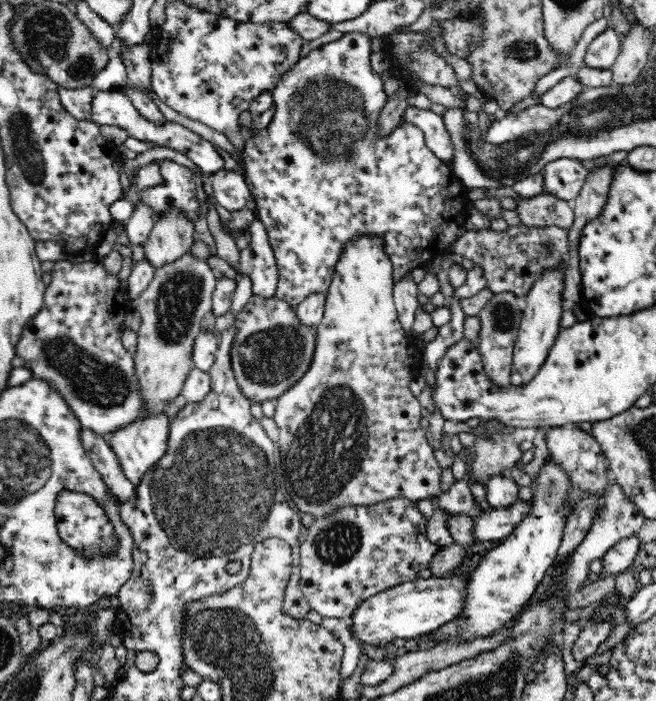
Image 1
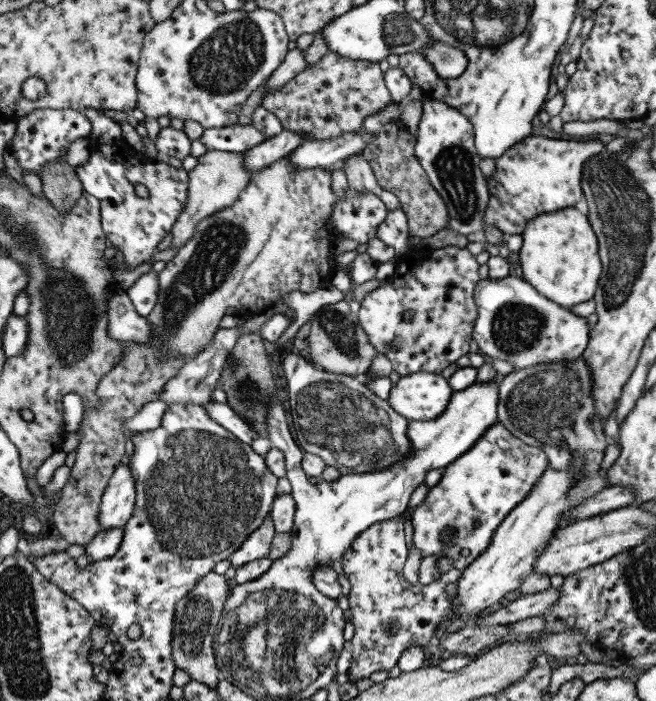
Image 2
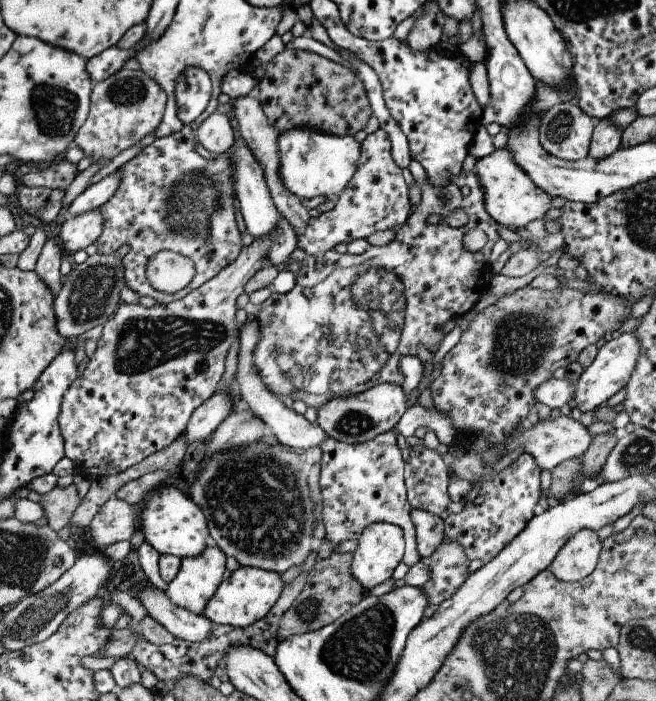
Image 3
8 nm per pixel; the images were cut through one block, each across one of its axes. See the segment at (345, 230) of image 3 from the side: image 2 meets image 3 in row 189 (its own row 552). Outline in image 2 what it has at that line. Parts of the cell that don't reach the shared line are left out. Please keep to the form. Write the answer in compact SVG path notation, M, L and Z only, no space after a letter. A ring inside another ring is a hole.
M396 516L390 520L372 524L364 534L358 536L350 549L346 550L342 558L344 575L350 581L352 590L347 596L349 609L352 611L351 621L354 624L354 636L352 643L352 662L347 671L347 676L351 682L358 682L362 678L368 678L370 674L378 670L389 670L394 668L400 661L400 656L412 645L417 643L422 647L430 643L434 637L434 629L438 623L450 622L454 617L452 612L452 597L445 592L448 583L456 583L461 576L459 570L452 566L446 574L441 574L441 578L435 583L421 586L406 582L402 570L407 560L409 551L405 544L404 516Z

